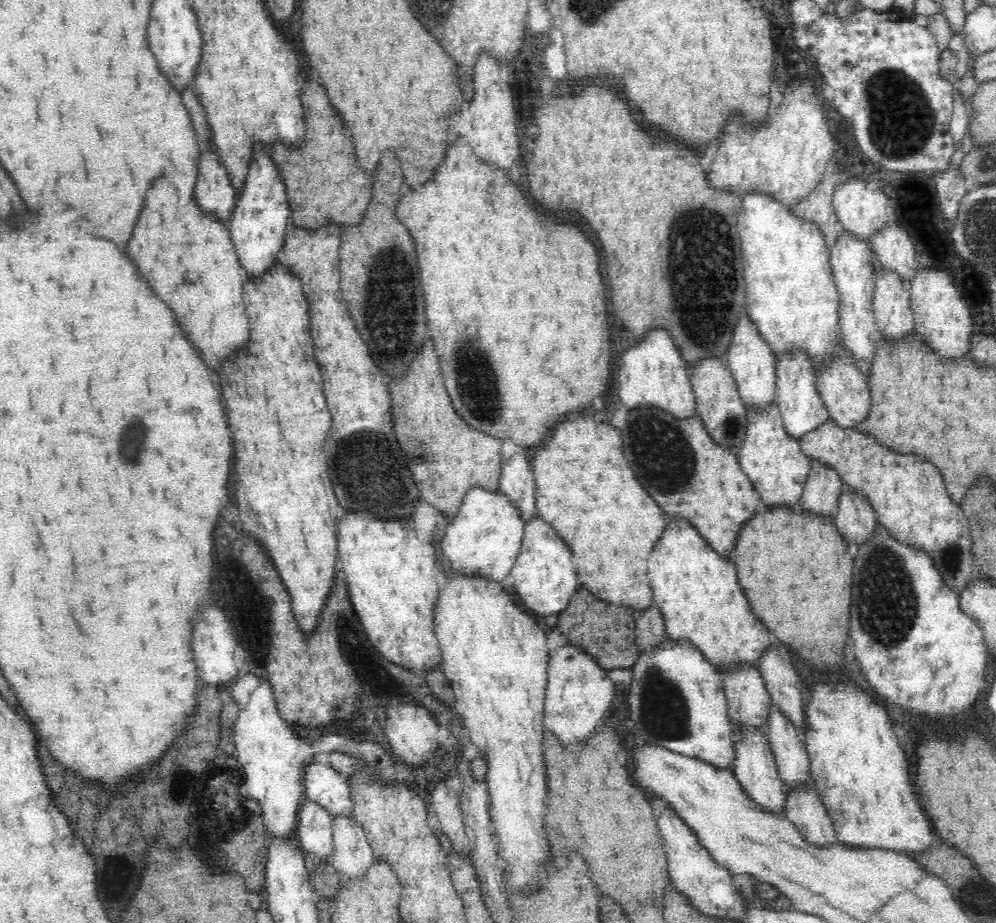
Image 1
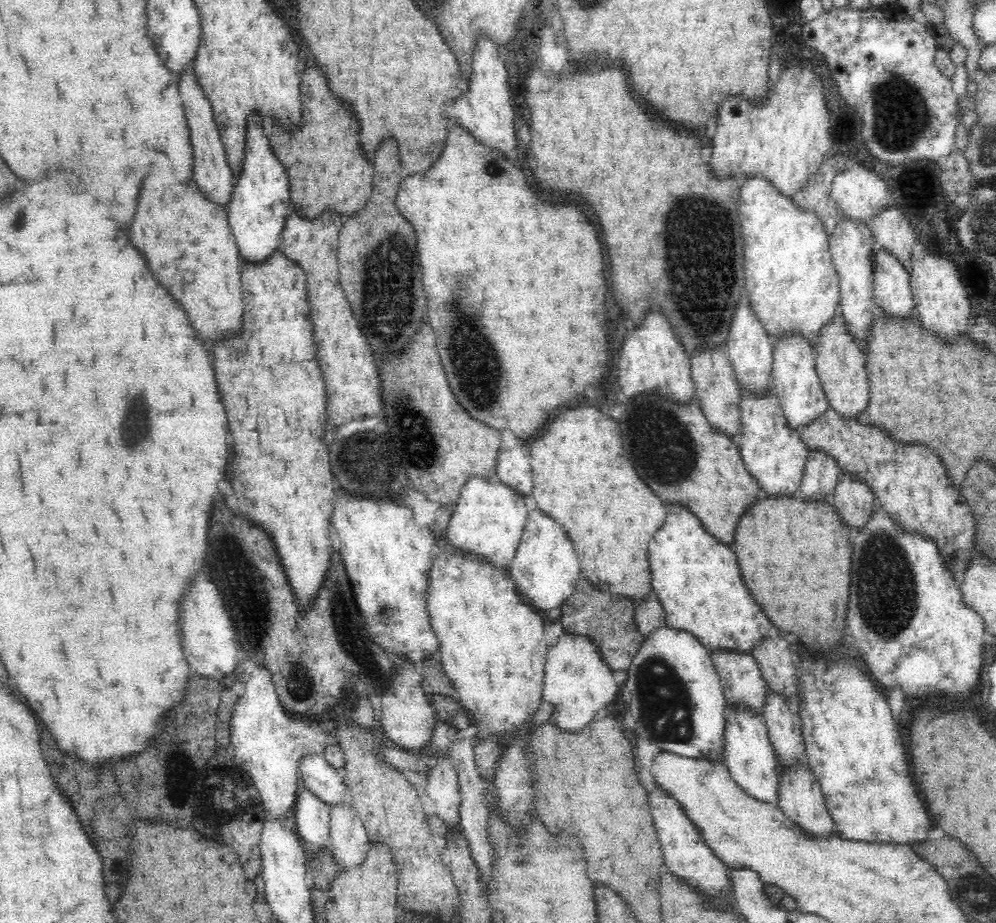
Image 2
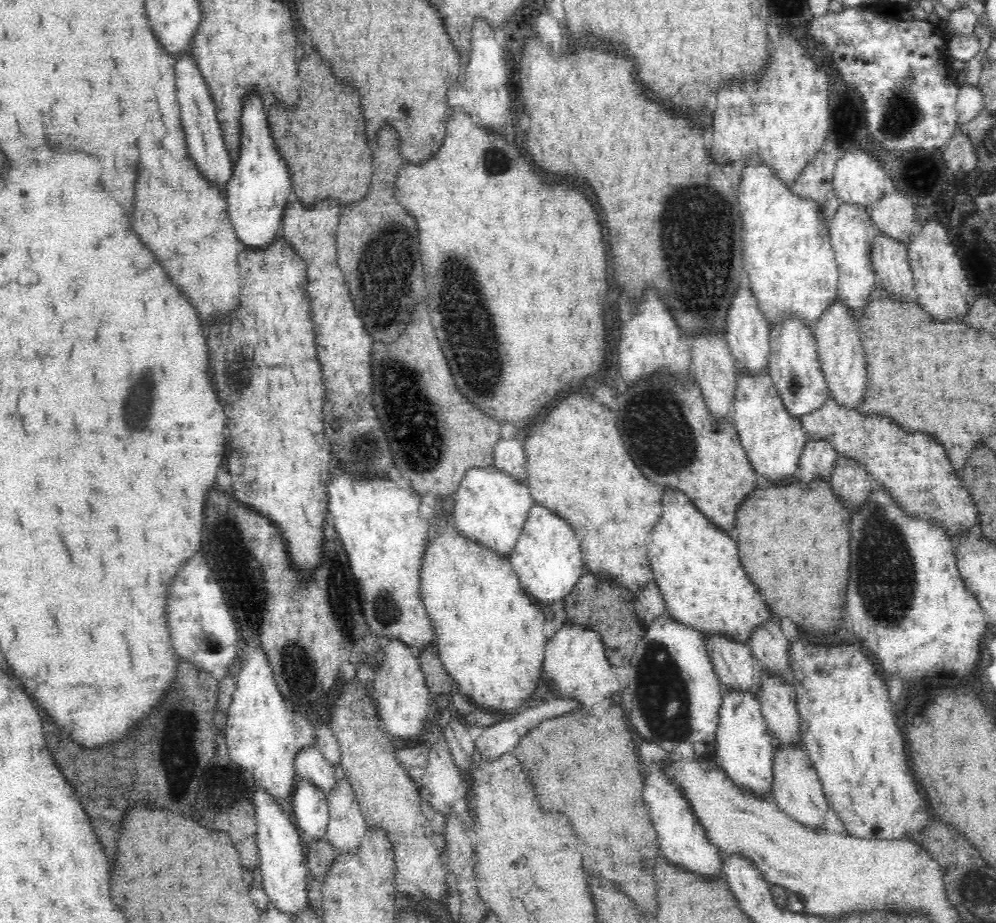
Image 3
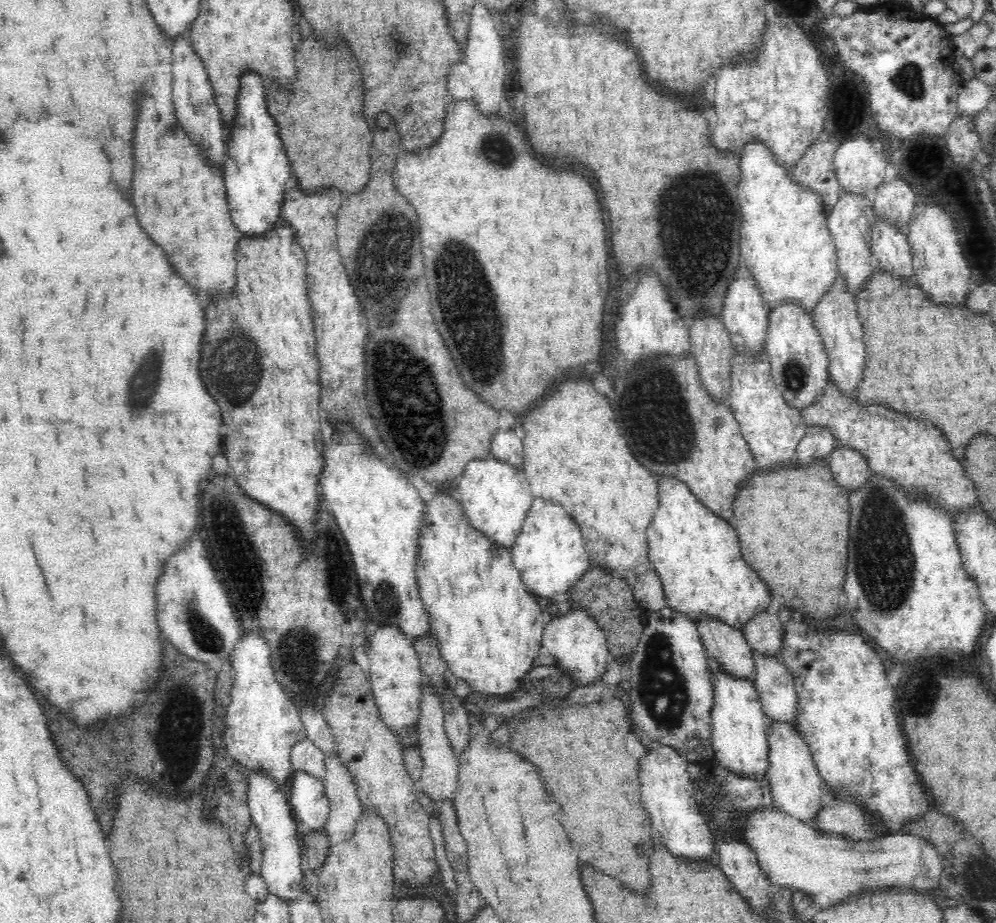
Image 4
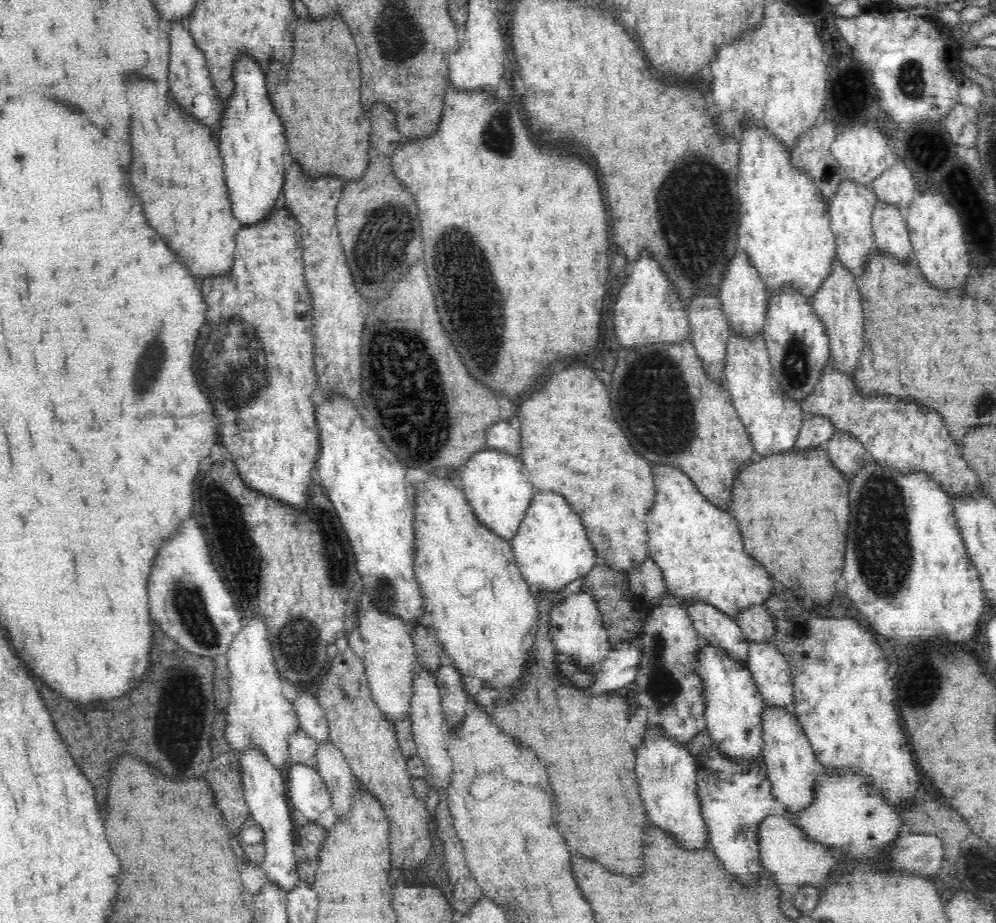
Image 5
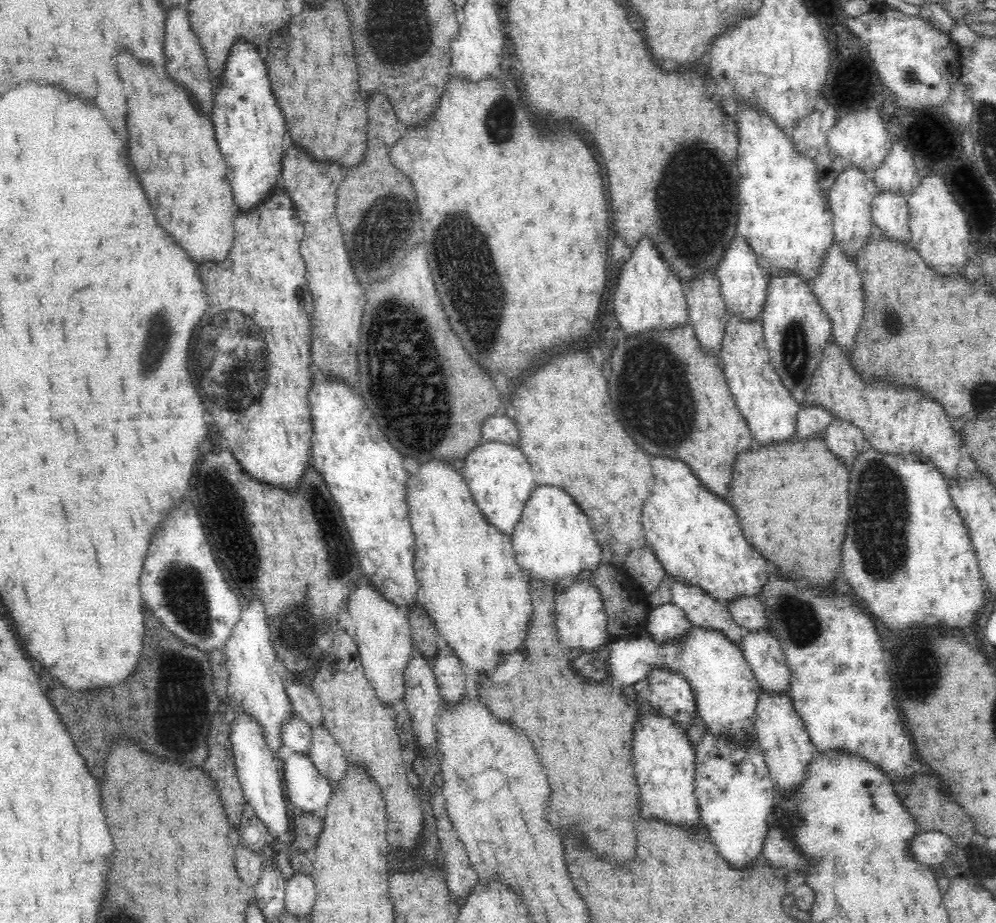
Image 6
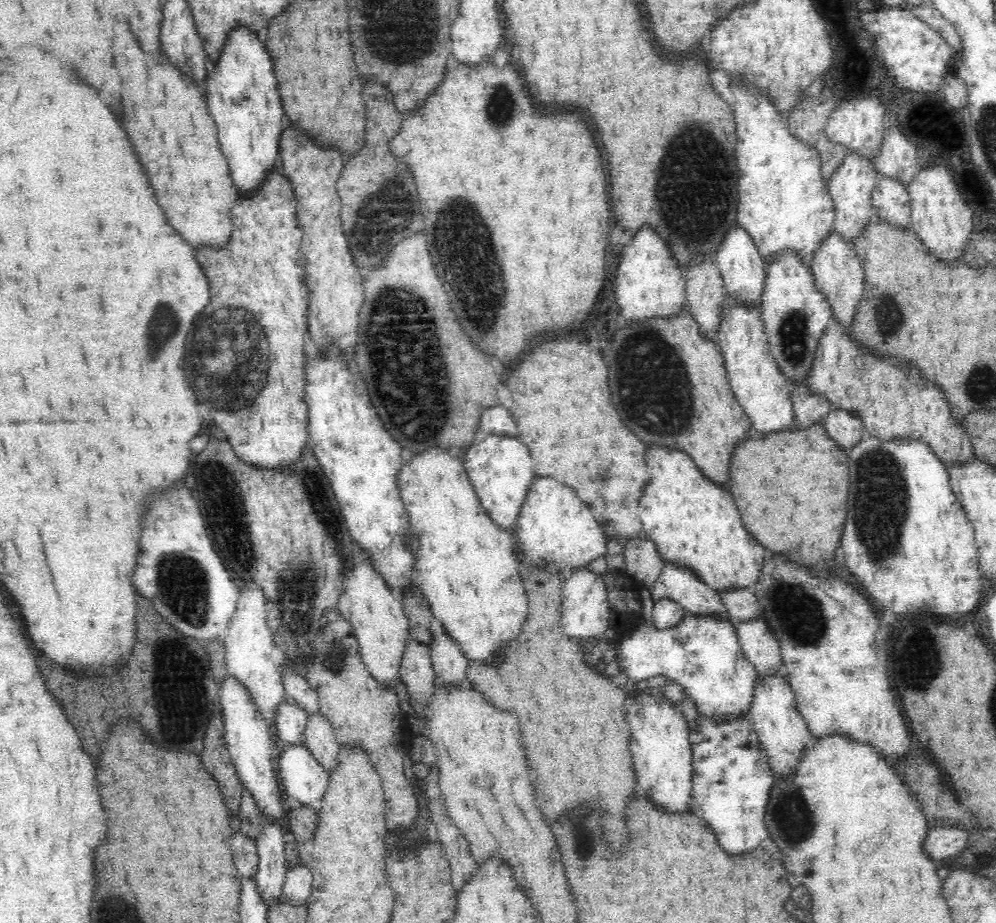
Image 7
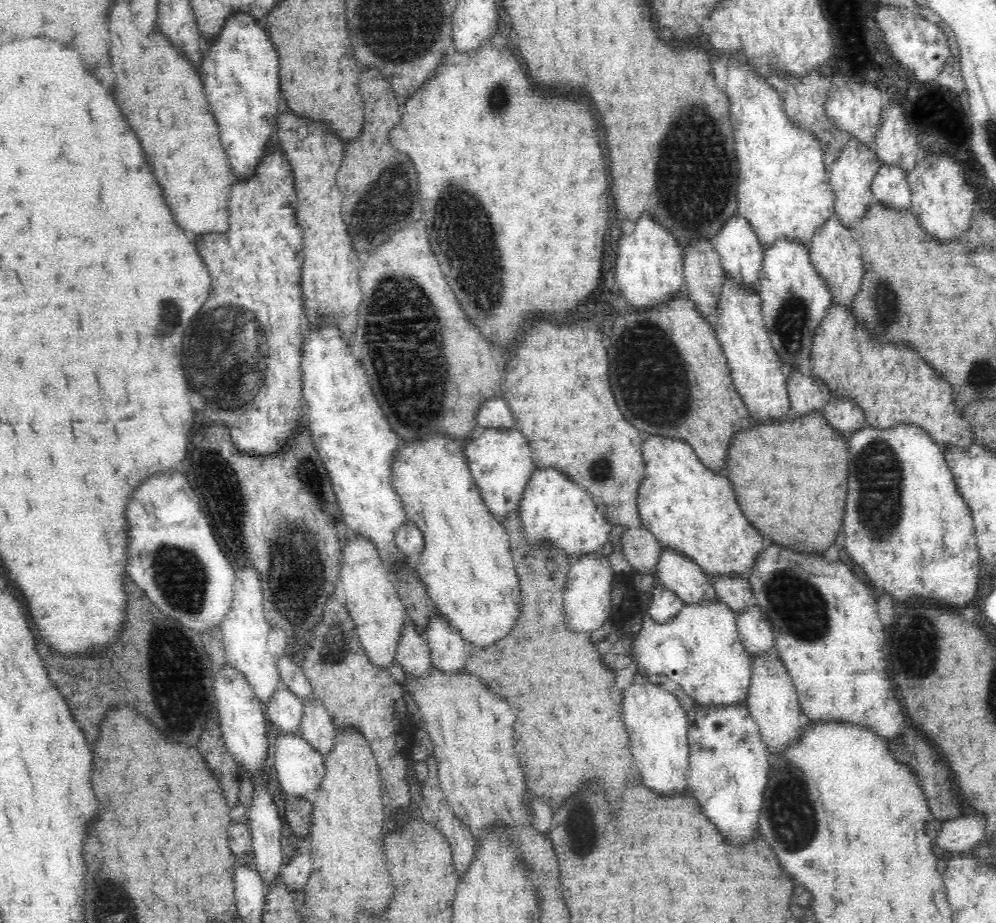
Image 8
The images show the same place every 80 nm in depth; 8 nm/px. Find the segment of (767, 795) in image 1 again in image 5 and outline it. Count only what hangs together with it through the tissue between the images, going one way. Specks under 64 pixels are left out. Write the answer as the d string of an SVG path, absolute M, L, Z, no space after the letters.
M700 639L693 652L693 674L699 678L703 718L709 737L728 758L761 757L761 717L763 698L750 669L720 645Z

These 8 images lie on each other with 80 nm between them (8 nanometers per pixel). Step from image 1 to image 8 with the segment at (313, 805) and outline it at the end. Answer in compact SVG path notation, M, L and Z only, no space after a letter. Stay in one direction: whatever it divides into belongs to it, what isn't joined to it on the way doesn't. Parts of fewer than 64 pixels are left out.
M280 731L270 736L270 759L274 762L274 770L280 786L285 794L297 795L310 799L317 789L319 780L324 776L324 757L318 749L314 749L298 731Z

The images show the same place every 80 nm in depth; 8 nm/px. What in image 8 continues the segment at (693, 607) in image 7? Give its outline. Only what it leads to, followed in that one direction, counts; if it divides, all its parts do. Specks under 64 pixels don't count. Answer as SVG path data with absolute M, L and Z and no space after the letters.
M661 547L656 573L684 603L716 599L712 581L704 569L690 556L672 547Z

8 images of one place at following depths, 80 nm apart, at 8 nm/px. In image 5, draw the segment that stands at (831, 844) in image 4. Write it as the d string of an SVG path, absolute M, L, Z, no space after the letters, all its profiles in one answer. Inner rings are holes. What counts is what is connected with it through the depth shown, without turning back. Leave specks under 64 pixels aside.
M771 814L764 818L760 826L759 854L761 861L764 862L764 870L768 868L770 874L777 877L780 884L799 886L800 888L814 888L816 891L822 882L832 876L832 870L836 868L838 852L834 854L832 850L824 850L820 845L812 845L803 838L802 831L791 820L776 814ZM922 833L904 834L895 842L889 864L901 872L913 872L931 878L941 874L945 860L945 842L939 836Z

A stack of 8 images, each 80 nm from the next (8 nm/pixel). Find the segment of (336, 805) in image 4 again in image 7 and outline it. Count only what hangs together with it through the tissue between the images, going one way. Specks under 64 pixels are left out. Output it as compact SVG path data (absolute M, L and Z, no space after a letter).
M312 711L307 714L303 736L304 744L316 757L318 764L330 770L337 763L339 742L328 717L322 711Z

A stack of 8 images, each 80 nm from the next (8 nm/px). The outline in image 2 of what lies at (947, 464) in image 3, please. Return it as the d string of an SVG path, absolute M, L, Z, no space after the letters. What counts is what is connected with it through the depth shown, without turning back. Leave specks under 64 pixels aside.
M830 406L820 416L813 419L810 424L797 428L808 450L822 449L822 451L830 453L836 459L838 468L854 473L870 484L874 488L876 500L886 506L886 511L898 523L912 531L924 532L930 536L930 539L934 539L938 543L942 555L946 557L946 563L949 564L952 572L961 578L974 547L976 519L967 504L966 497L962 495L961 489L956 488L956 485L950 480L950 476L948 476L942 460L936 456L936 452L926 444L904 444L902 440L894 440L892 434L881 425L862 424L857 417L842 416L841 412Z

